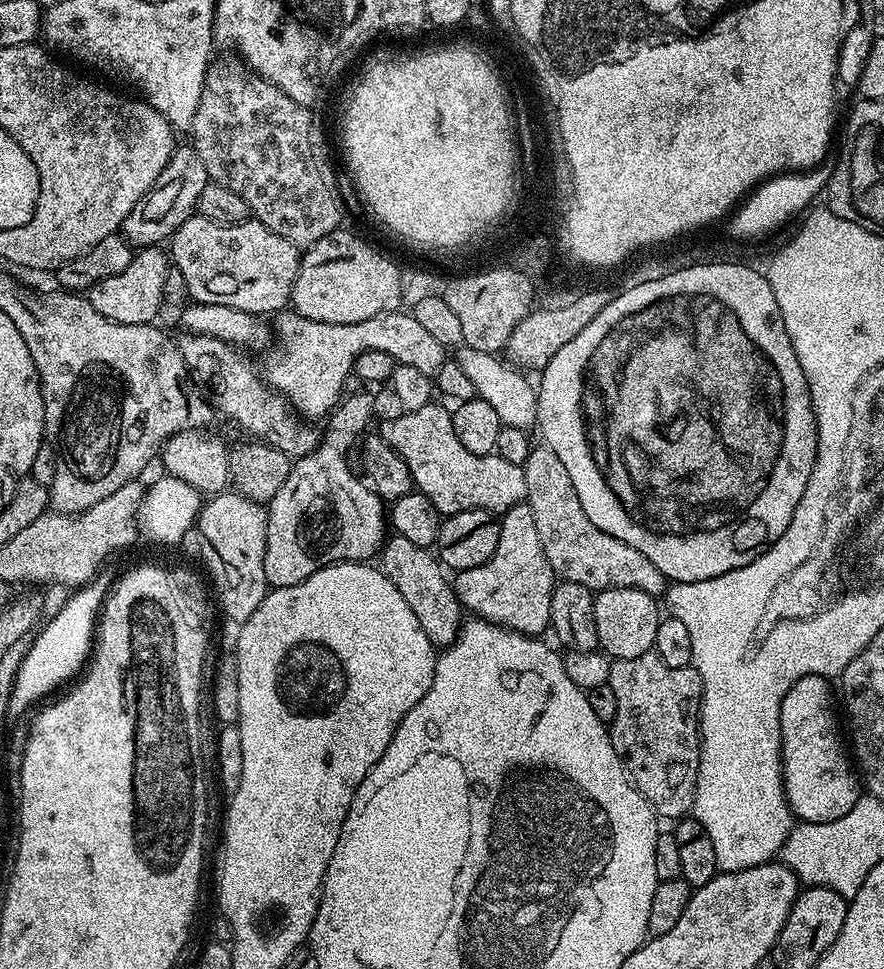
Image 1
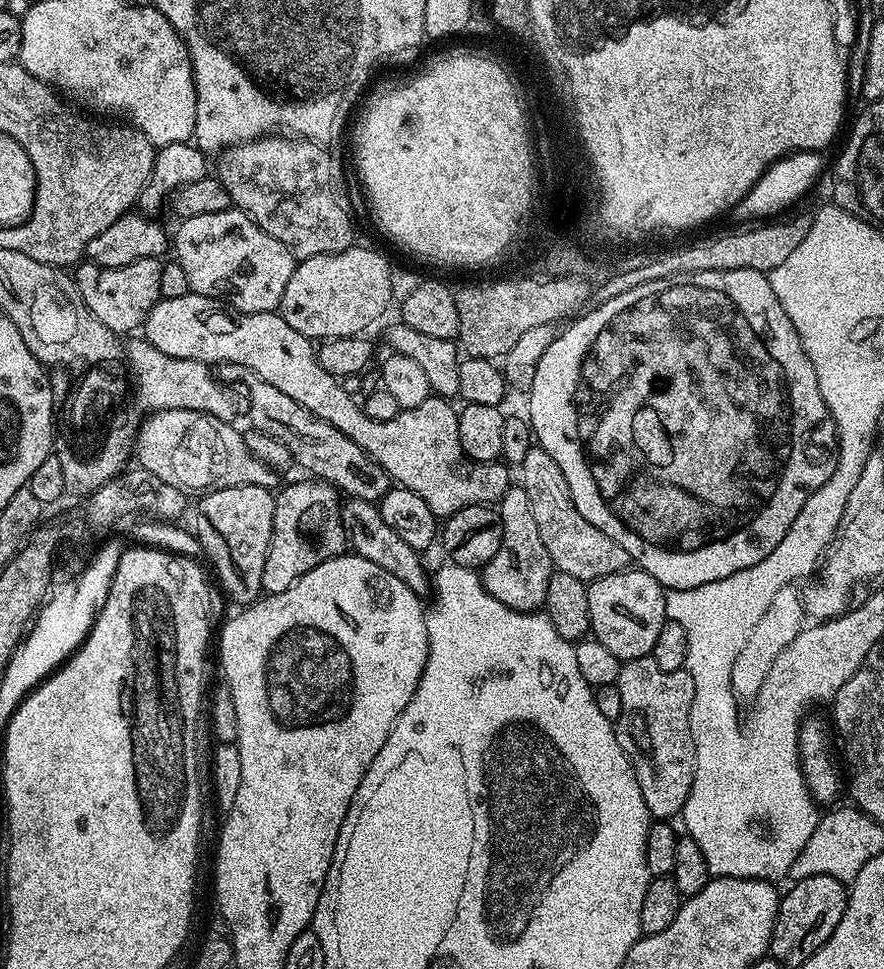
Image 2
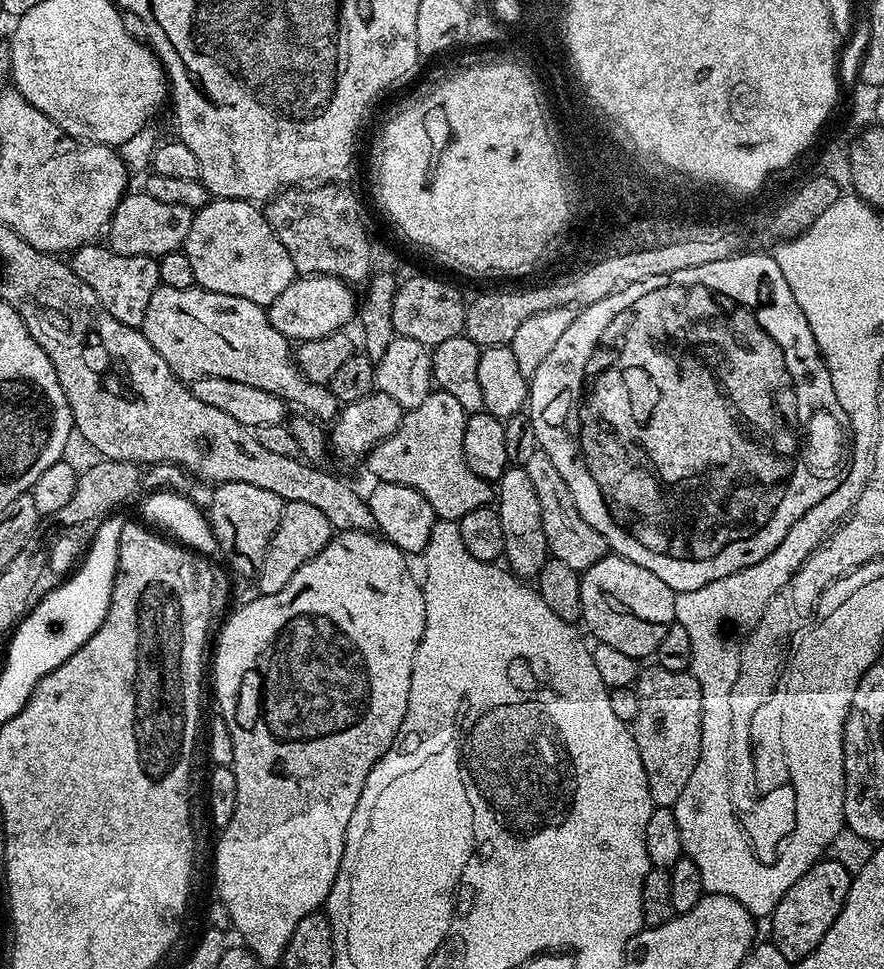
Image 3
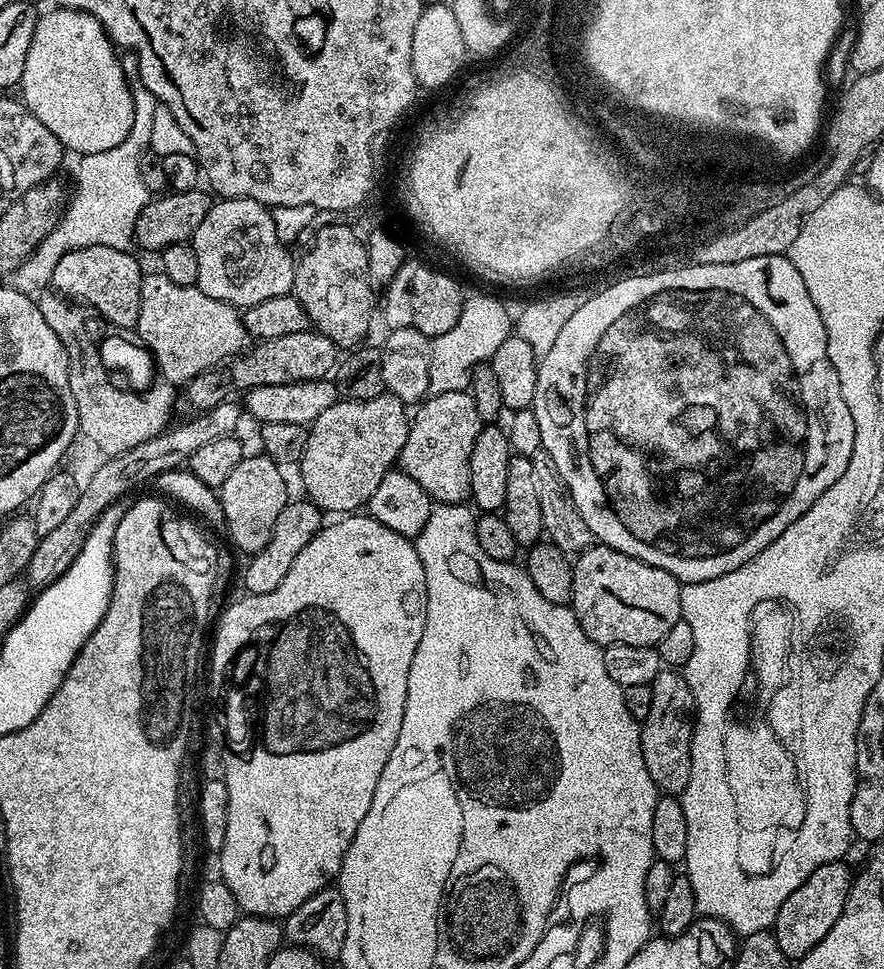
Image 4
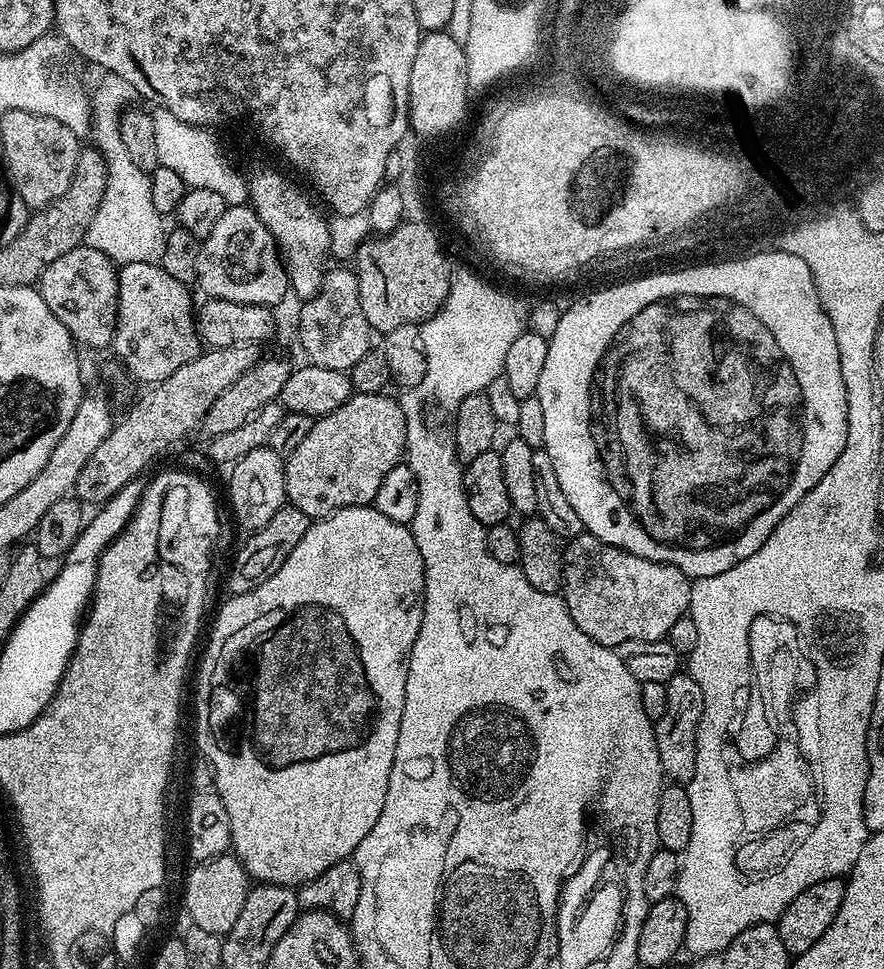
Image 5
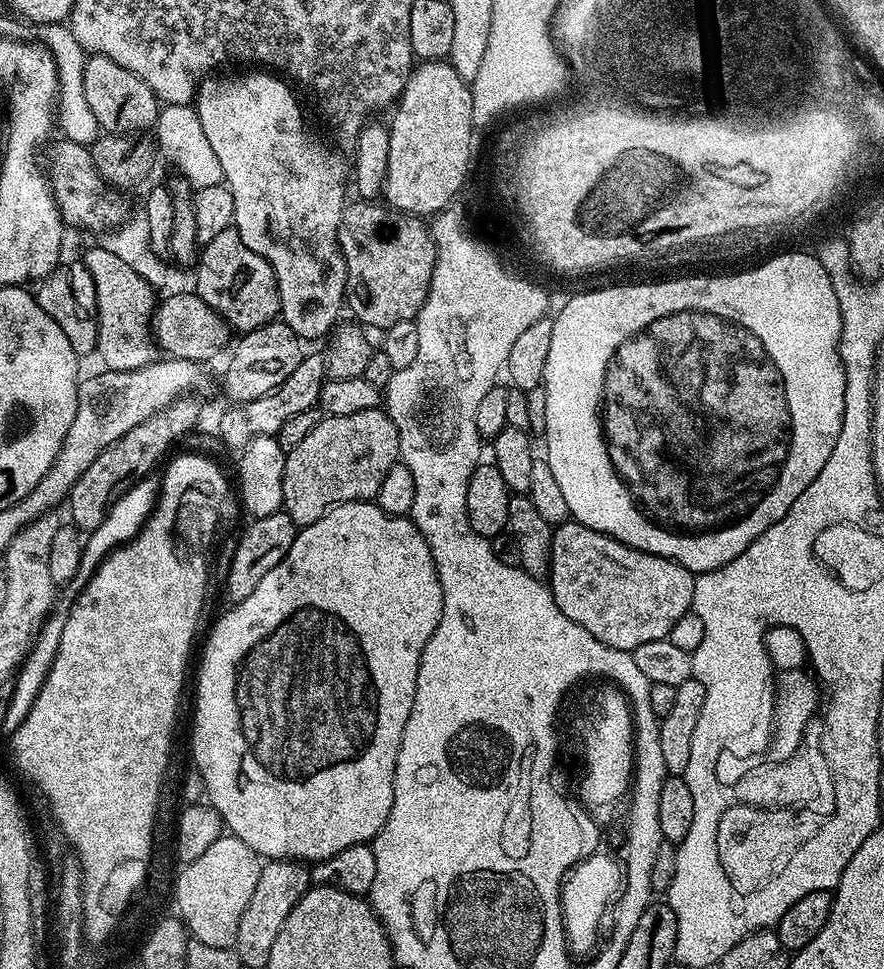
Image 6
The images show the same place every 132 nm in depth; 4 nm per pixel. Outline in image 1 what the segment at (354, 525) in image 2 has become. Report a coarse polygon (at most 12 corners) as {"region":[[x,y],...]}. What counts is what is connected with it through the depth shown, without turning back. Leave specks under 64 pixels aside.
{"region":[[392,534],[378,564],[443,650],[462,605],[429,549]]}

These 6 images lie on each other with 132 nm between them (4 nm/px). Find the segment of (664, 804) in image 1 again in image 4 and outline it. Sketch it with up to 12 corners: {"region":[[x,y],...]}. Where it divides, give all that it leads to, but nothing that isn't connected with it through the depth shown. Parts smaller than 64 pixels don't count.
{"region":[[676,670],[651,682],[640,724],[642,758],[657,789],[679,797],[690,782],[696,715]]}

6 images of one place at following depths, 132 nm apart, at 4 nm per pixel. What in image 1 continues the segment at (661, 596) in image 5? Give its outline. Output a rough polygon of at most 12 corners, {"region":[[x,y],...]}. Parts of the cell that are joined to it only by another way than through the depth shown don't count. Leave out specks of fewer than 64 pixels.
{"region":[[633,588],[595,593],[597,645],[612,660],[653,651],[657,597]]}

